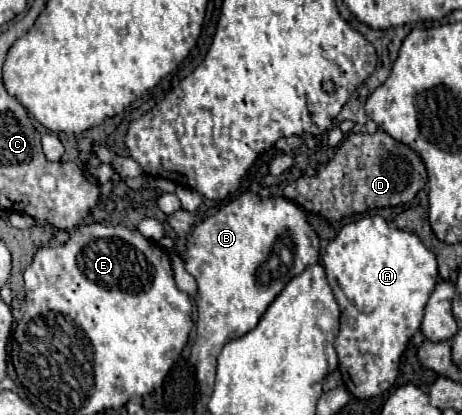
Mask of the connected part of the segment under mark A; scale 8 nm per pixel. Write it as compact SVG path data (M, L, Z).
M372 215L344 225L336 239L328 243L322 265L326 269L332 293L340 305L340 333L334 345L342 379L354 397L376 397L396 383L400 373L400 357L410 337L420 329L424 307L438 283L436 255L424 247L416 233L390 227L384 217Z

